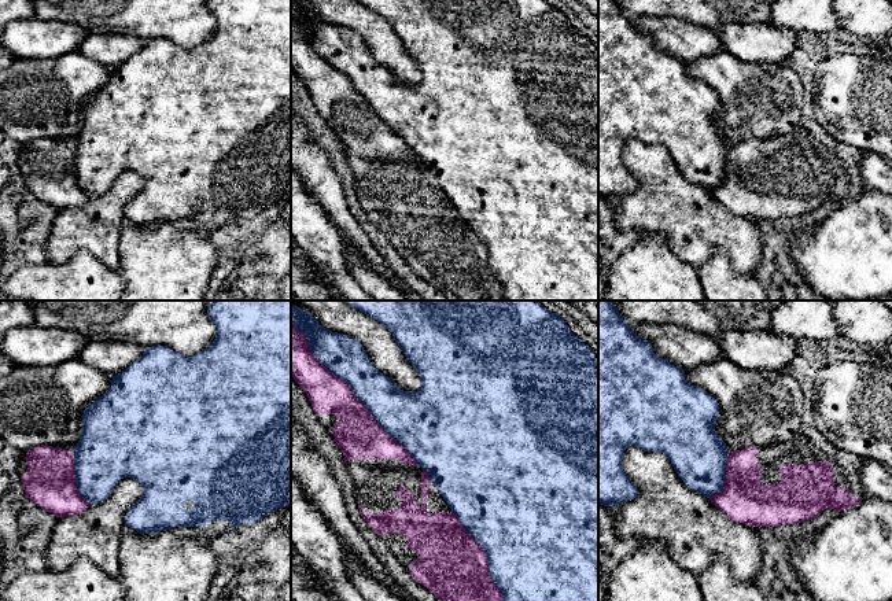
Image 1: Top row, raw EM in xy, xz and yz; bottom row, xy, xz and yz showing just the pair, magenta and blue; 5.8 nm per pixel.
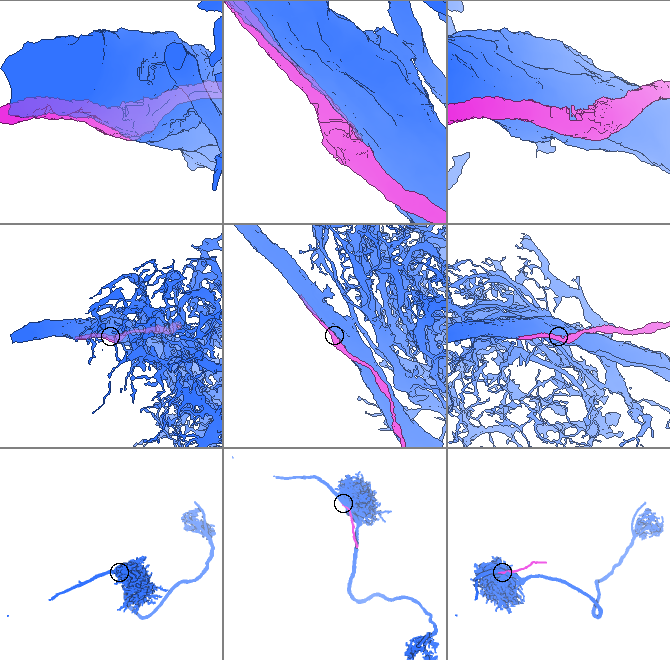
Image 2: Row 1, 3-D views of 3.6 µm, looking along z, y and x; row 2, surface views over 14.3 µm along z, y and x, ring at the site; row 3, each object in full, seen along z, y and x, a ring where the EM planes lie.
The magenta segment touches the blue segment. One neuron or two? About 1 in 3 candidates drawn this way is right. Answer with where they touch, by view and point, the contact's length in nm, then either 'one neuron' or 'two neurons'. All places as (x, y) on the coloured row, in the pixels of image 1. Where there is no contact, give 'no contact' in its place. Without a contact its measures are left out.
contact xz (353, 391); length 1100 nm; two neurons

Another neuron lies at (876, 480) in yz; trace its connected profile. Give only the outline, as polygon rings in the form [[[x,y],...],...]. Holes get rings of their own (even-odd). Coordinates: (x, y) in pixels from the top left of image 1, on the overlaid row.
[[[862,460],[858,473],[862,491],[867,497],[892,504],[892,471],[873,460]]]

